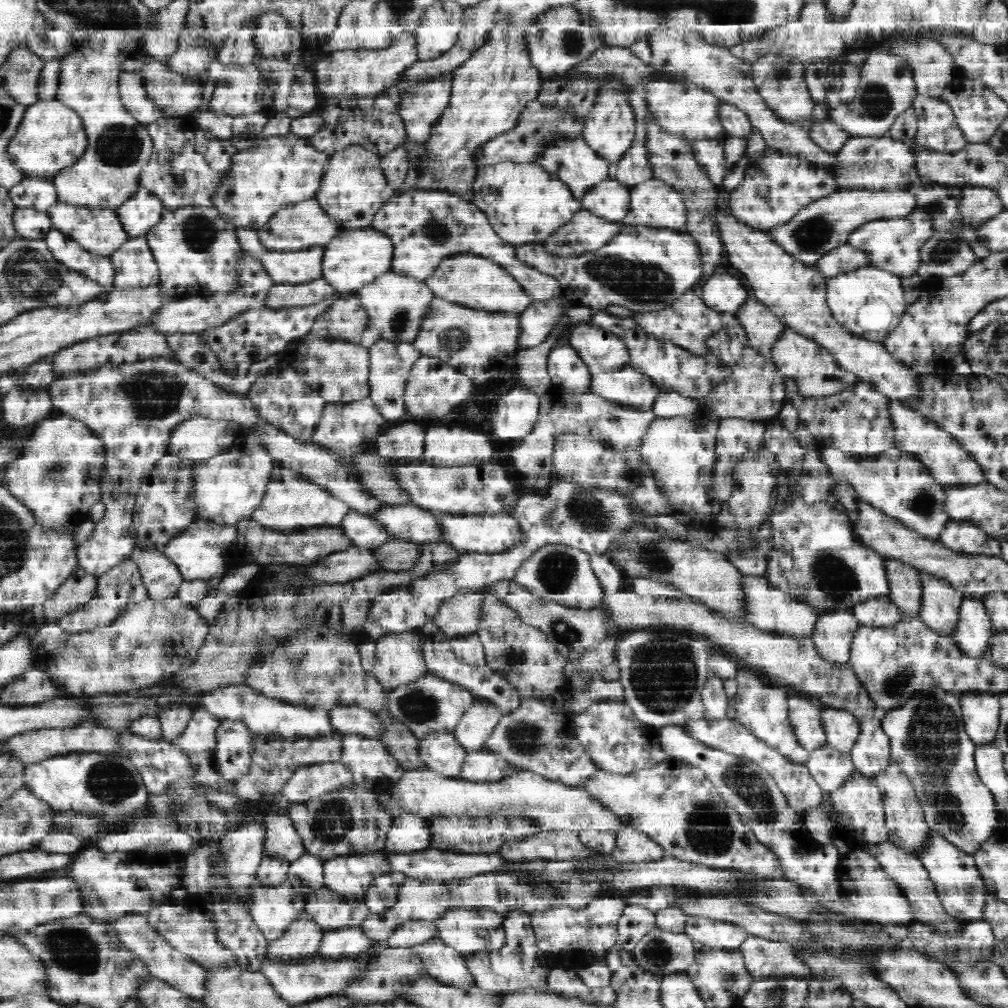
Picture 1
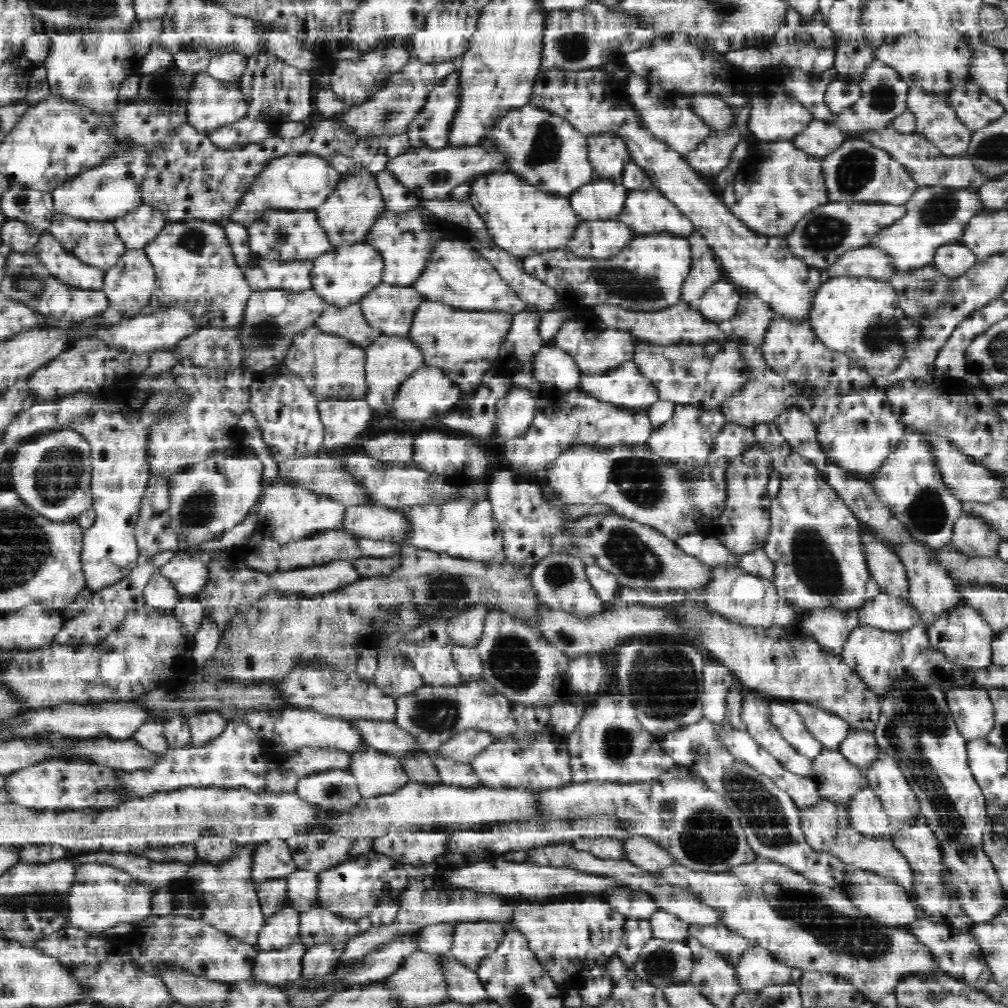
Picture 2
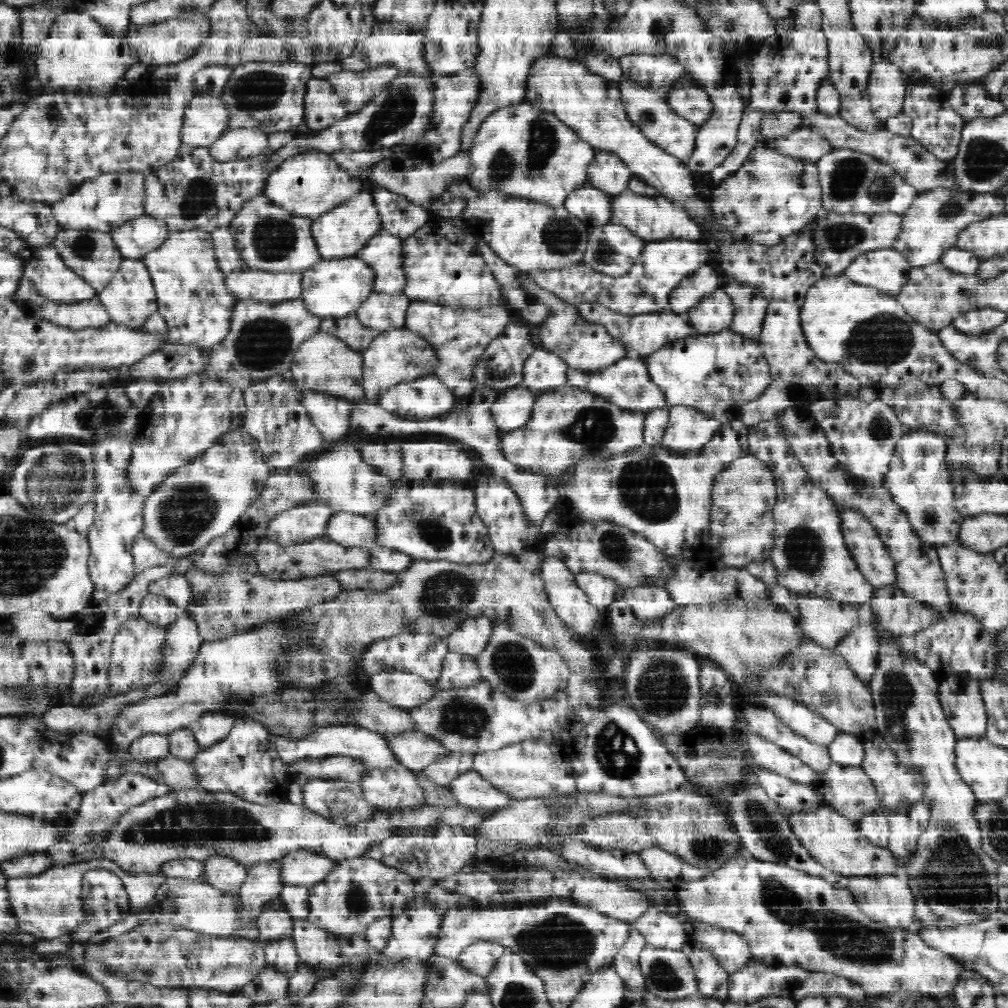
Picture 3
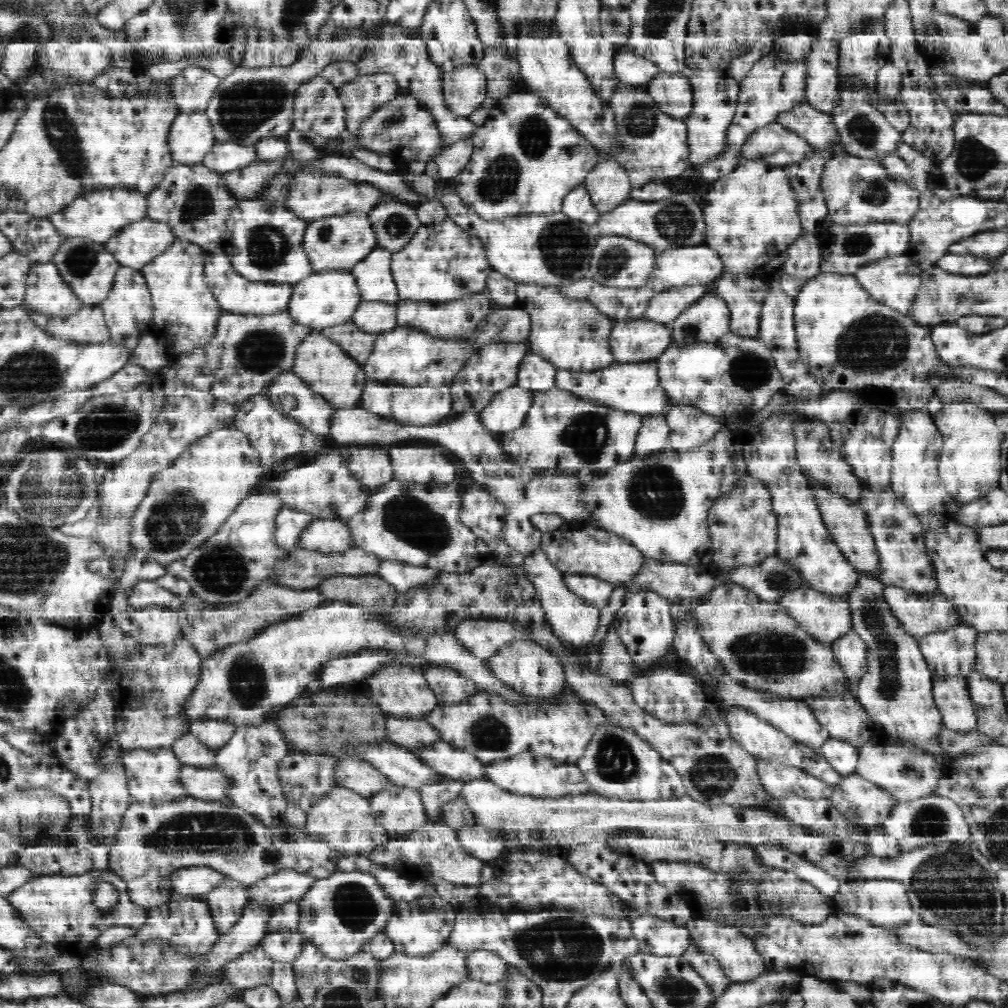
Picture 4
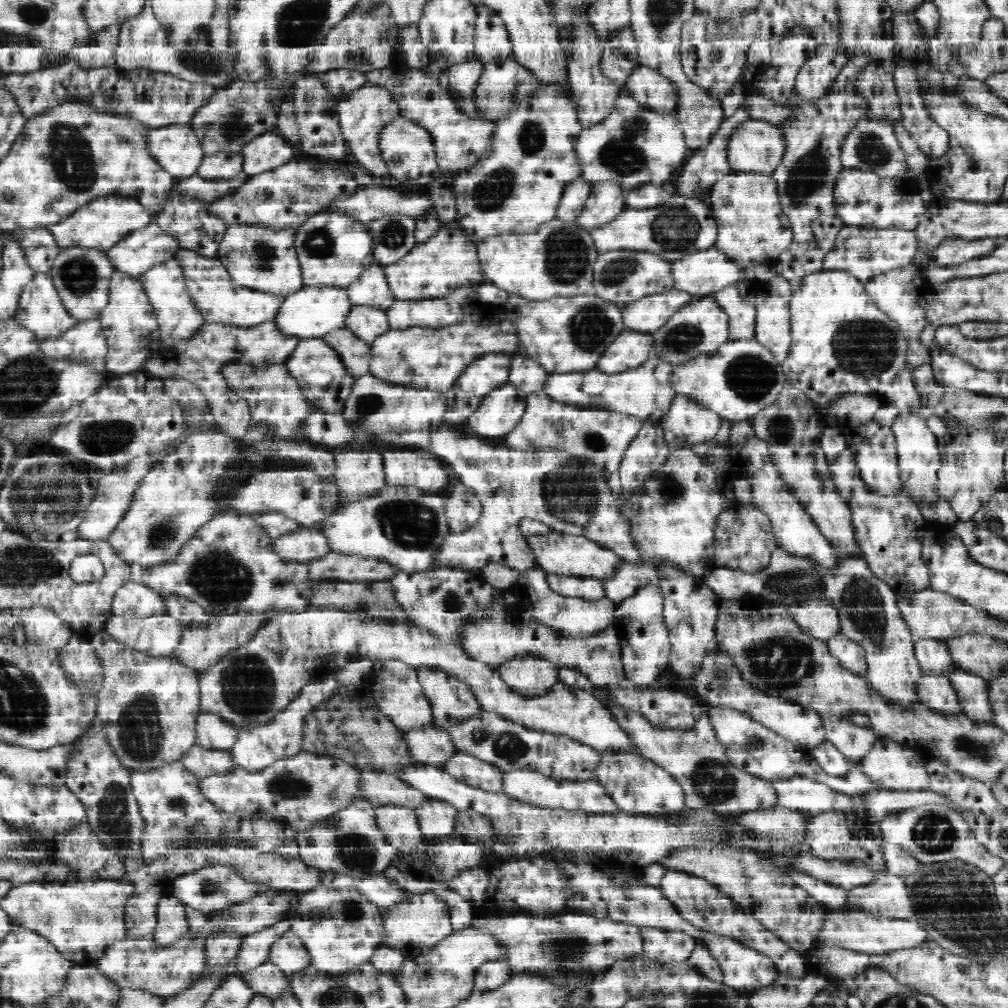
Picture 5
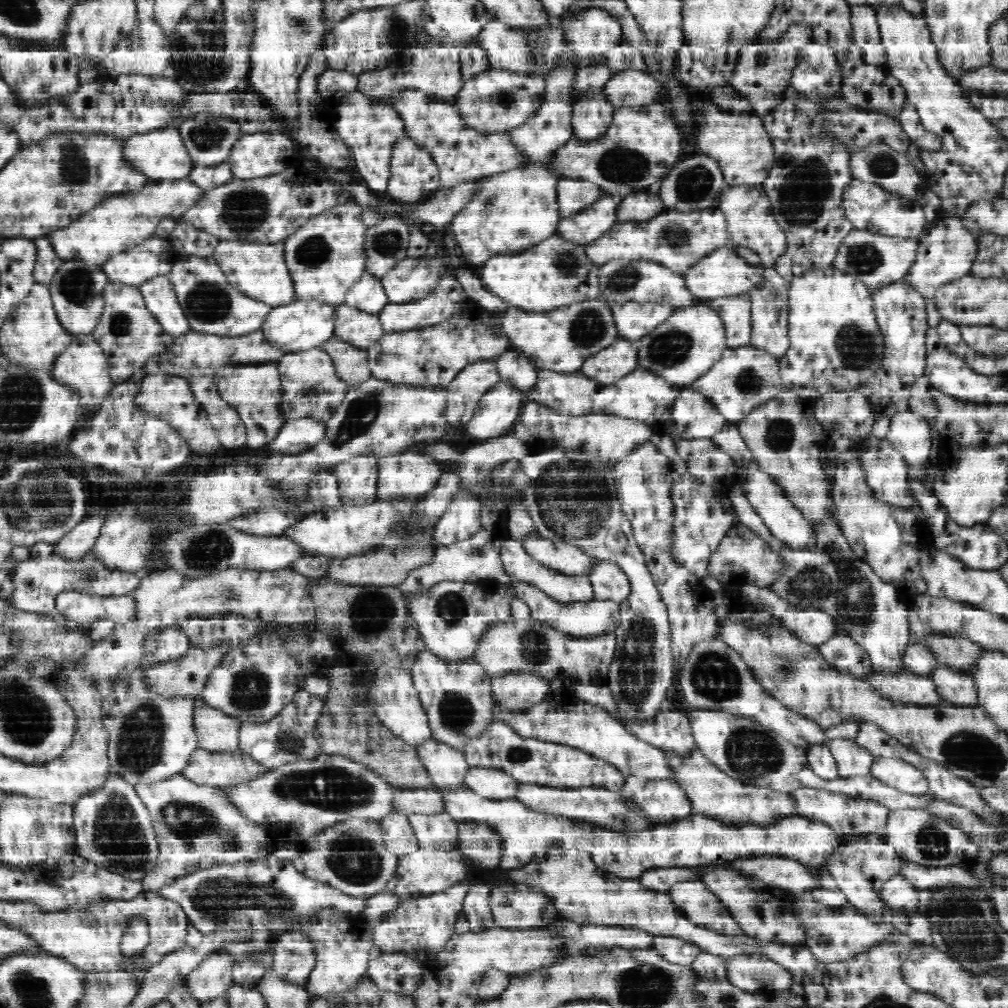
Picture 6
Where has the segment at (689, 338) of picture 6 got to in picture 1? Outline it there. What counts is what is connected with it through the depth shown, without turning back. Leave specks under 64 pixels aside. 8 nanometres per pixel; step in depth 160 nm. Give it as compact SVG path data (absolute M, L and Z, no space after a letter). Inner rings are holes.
M728 273L710 276L704 281L702 290L703 301L716 312L735 313L749 297L746 286Z

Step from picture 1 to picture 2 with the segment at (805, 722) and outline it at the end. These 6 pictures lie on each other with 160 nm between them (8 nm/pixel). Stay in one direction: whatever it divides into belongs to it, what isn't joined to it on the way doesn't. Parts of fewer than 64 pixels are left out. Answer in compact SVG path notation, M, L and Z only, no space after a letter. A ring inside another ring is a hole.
M771 704L770 711L771 722L783 735L783 739L800 754L813 759L822 752L822 743L808 732L803 718L790 704Z

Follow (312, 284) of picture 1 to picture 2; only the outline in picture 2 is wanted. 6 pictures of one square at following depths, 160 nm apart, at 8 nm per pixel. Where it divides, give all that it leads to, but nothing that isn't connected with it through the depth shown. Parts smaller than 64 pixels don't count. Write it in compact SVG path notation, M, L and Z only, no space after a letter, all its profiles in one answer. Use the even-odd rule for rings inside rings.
M311 288L297 292L278 289L251 292L247 300L247 312L239 328L241 330L239 341L245 352L242 369L257 375L261 371L270 369L270 366L274 364L282 366L284 356L288 348L292 346L294 336L314 327L316 319L322 315L326 305L324 299Z

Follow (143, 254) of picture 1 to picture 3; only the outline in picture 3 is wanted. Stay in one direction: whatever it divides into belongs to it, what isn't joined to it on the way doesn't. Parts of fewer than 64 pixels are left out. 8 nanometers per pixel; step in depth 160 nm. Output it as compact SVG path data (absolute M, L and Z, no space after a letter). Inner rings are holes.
M126 258L123 259L120 268L113 274L108 286L97 294L99 301L105 306L111 322L119 323L120 326L128 326L142 329L148 319L157 311L158 303L155 295L151 274L143 260Z

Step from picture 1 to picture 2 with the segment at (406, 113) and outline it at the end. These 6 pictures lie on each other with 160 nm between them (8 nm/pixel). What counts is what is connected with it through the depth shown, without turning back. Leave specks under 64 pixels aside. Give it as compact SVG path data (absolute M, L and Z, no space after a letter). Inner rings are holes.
M458 70L443 78L431 91L425 106L410 122L407 135L416 148L440 149L449 146L448 132L461 102Z

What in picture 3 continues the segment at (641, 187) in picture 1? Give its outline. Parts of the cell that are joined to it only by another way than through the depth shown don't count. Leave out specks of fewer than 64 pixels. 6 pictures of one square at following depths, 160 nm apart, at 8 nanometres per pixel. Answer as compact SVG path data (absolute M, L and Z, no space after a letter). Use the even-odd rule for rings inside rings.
M629 188L620 192L611 202L610 222L619 223L628 227L634 234L646 242L652 242L656 238L686 238L686 240L698 240L702 236L702 229L692 218L688 218L686 209L668 200L664 195L648 196L639 195Z

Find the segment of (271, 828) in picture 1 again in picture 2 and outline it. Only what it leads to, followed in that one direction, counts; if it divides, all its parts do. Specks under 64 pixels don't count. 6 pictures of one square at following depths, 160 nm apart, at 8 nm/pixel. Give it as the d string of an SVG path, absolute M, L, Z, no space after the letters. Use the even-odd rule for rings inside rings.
M282 838L260 842L252 860L251 875L257 889L260 882L266 882L268 878L285 878L297 870L291 850Z

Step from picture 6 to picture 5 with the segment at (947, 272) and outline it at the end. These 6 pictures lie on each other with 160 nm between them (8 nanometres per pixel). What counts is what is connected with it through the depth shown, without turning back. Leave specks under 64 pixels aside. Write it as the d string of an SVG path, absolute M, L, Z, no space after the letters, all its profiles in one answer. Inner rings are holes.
M992 238L952 240L952 242L942 242L940 250L936 250L932 258L934 262L940 262L940 266L956 266L957 263L988 254L996 247L996 242Z

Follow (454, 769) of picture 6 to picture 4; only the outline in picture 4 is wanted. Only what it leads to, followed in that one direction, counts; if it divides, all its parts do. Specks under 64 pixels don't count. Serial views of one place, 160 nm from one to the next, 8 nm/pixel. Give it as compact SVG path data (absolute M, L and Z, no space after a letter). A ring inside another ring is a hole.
M386 713L384 722L388 740L413 752L441 740L425 718L396 718Z

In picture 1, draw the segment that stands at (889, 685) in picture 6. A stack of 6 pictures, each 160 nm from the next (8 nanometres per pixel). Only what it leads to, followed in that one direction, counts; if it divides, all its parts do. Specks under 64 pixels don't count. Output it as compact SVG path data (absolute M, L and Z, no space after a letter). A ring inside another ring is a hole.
M963 694L959 703L967 736L978 745L994 742L1000 718L999 695Z

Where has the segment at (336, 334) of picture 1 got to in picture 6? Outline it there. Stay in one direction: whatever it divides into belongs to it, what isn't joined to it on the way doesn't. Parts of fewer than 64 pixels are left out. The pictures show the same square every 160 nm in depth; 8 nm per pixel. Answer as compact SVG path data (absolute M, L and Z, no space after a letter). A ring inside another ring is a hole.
M332 336L320 346L331 355L336 374L349 386L360 384L372 377L368 366L367 349L352 346L350 342Z

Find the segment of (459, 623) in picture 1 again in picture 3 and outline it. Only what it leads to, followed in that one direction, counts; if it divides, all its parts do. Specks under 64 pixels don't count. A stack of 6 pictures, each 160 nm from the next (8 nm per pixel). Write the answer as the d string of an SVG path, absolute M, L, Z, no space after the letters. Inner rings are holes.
M488 617L466 618L452 634L448 634L449 651L478 657L487 647L492 636L494 622Z

